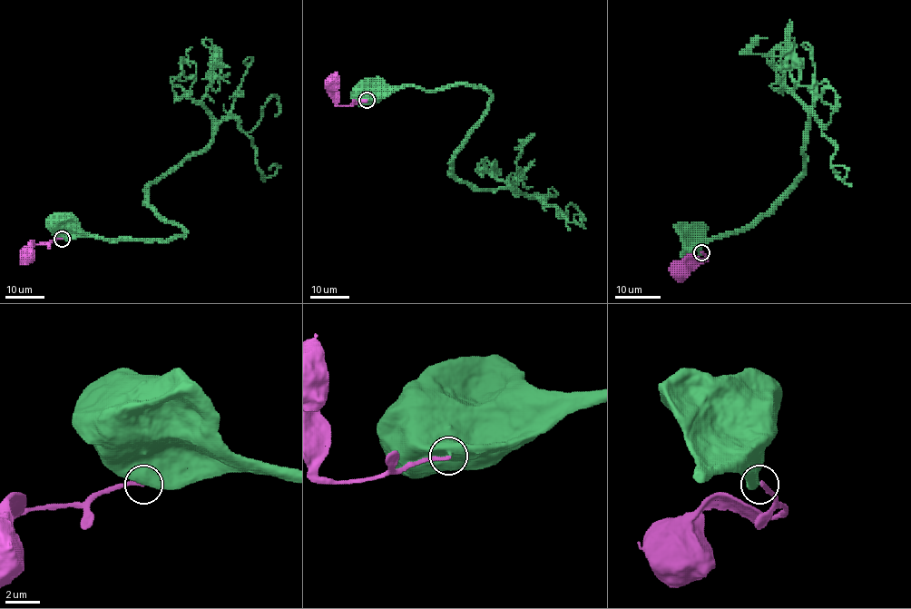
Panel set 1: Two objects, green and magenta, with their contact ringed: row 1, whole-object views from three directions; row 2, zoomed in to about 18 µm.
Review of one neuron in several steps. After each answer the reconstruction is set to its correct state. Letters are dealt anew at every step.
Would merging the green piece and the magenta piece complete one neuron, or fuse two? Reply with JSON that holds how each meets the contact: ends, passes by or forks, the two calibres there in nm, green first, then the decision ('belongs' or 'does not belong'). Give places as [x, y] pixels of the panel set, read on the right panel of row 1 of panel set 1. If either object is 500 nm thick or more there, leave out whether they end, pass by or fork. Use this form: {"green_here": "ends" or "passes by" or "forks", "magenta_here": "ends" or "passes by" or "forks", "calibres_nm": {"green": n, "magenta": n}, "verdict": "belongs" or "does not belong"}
{"calibres_nm": {"green": 750, "magenta": 240}, "verdict": "does not belong"}

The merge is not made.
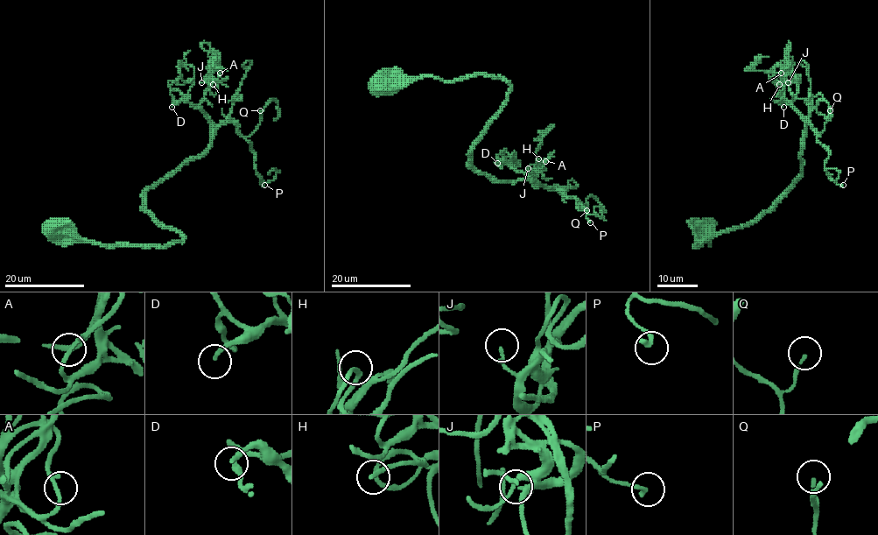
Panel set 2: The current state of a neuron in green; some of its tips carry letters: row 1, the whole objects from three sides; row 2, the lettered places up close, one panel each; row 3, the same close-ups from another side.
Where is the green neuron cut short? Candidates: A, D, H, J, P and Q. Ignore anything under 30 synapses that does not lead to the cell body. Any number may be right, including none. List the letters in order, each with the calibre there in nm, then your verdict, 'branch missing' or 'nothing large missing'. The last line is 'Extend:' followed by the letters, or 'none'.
A: 160 nm thick; nothing large missing
D: 180 nm thick; branch missing
H: 170 nm thick; nothing large missing
J: 170 nm thick; nothing large missing
P: 220 nm thick; nothing large missing
Q: 160 nm thick; nothing large missing
Extend: D

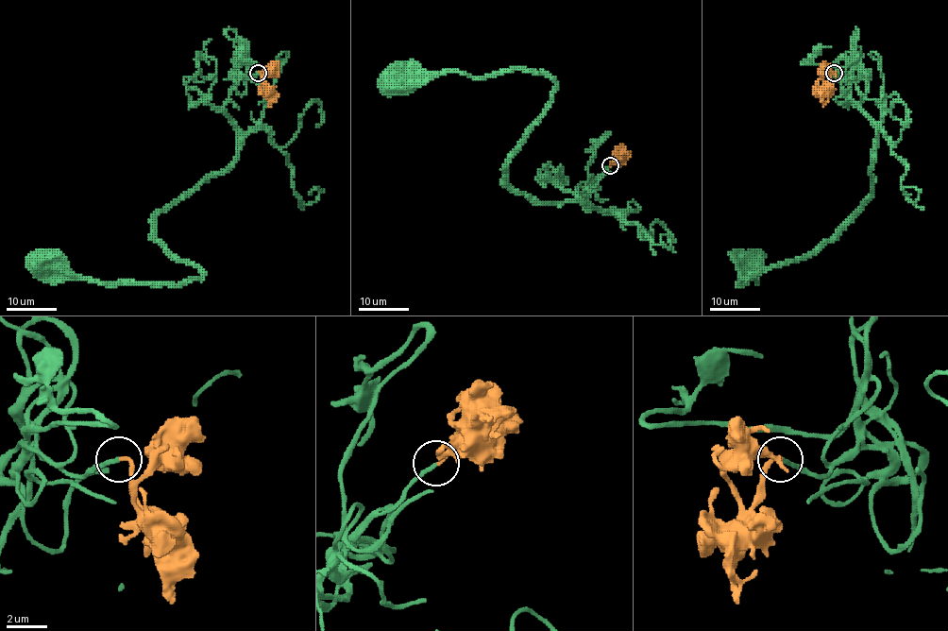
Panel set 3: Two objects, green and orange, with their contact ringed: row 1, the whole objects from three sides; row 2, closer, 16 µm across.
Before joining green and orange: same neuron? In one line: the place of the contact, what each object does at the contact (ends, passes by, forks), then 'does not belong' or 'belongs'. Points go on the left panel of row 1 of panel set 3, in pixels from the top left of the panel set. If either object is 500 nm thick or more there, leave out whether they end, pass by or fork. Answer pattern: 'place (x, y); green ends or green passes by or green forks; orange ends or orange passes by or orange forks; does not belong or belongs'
place (258, 73); green ends; orange ends; belongs

